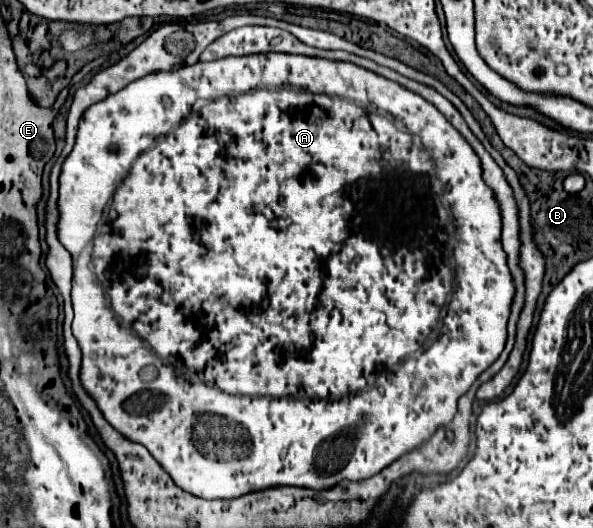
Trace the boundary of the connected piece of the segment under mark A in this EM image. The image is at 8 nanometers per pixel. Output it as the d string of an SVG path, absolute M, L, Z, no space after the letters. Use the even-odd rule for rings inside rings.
M266 52L266 54L252 54L252 56L228 56L228 58L220 58L220 60L212 60L212 62L196 62L196 64L192 64L192 66L182 66L182 68L178 68L178 70L170 70L170 72L150 72L150 74L148 74L148 76L144 76L144 78L142 78L142 80L136 80L136 82L134 82L134 84L128 84L128 86L126 86L126 88L122 88L122 90L120 90L120 92L116 92L116 94L112 94L112 96L108 96L108 98L104 98L104 100L100 100L100 102L96 102L96 104L92 104L92 106L90 106L90 108L88 108L88 110L86 110L86 112L84 112L84 116L82 116L82 120L80 120L80 126L78 126L78 136L76 136L76 144L74 144L74 148L72 148L72 152L70 152L70 154L68 154L68 158L66 158L66 160L64 160L64 164L62 164L62 172L60 172L60 198L58 198L58 224L56 224L56 226L58 226L58 240L60 240L60 242L62 242L62 246L64 246L64 248L66 248L66 250L68 250L68 252L70 252L70 254L71 254L71 255L72 255L72 258L73 258L73 271L74 271L74 263L75 263L75 260L76 260L76 259L77 259L77 258L78 258L78 257L79 257L79 255L80 255L80 254L81 254L81 253L82 253L82 252L83 252L83 250L82 250L82 248L84 248L84 246L86 246L86 242L88 242L88 240L92 240L92 244L94 244L94 250L92 250L92 260L90 260L90 270L92 270L92 274L94 274L94 276L96 276L96 281L95 281L95 280L94 280L94 279L93 279L93 280L91 280L91 277L89 277L89 275L87 275L87 274L81 274L81 282L78 282L78 281L76 281L76 279L75 279L75 277L73 277L73 278L72 278L72 290L71 290L71 299L72 299L72 307L73 307L73 311L74 311L74 320L72 320L72 334L74 334L74 338L76 338L76 342L78 342L78 346L80 346L80 350L82 350L82 366L80 366L80 384L82 384L82 388L84 388L84 390L86 390L86 394L88 394L88 396L90 396L90 398L92 398L92 400L94 400L94 402L96 402L96 406L98 406L98 408L100 408L100 412L102 412L102 414L104 414L104 418L106 418L106 420L108 420L108 422L110 422L110 424L112 424L112 426L114 426L114 428L116 428L116 430L118 430L118 432L120 432L120 434L122 434L122 436L126 436L126 438L128 438L128 440L130 440L130 442L136 442L136 444L142 444L142 446L144 446L144 448L146 448L146 450L148 450L148 452L150 452L150 454L152 454L152 458L154 458L154 460L156 460L156 462L158 462L158 464L160 464L160 466L162 466L162 468L164 468L164 470L166 470L166 472L168 472L168 474L170 474L170 476L172 476L172 480L174 480L174 484L176 484L176 486L178 486L178 488L182 488L182 490L184 490L184 492L188 492L188 494L194 494L194 496L198 496L198 498L210 498L210 500L212 500L212 498L218 498L218 500L232 500L232 498L240 498L240 496L244 496L244 494L250 494L250 492L262 492L262 490L268 490L268 488L274 488L274 486L298 486L298 488L310 488L310 490L330 490L330 488L334 488L334 486L336 486L336 484L340 484L340 482L342 482L342 480L366 480L366 478L372 478L372 476L376 476L376 474L378 474L378 472L382 472L382 470L384 470L384 468L386 468L386 466L388 466L388 464L392 464L392 462L394 462L394 460L398 460L398 458L400 458L400 456L404 456L404 454L408 454L408 452L412 452L412 450L416 450L416 448L420 448L420 446L424 446L424 444L426 444L426 442L428 442L428 440L430 440L430 438L432 438L432 436L434 436L434 432L436 432L436 430L438 430L438 428L444 428L444 426L448 426L448 424L450 424L450 422L452 422L452 418L454 418L454 414L456 414L456 402L458 402L458 398L460 398L460 396L464 396L464 392L468 392L468 388L470 388L470 386L472 386L472 384L474 384L474 380L476 380L476 378L478 378L478 376L480 376L480 374L482 374L482 372L484 372L484 370L486 370L486 368L488 368L488 364L492 364L492 362L496 362L496 358L498 358L498 356L500 356L500 352L502 352L502 350L504 350L504 344L506 344L506 324L508 324L508 316L510 316L510 306L512 306L512 300L514 300L514 294L516 294L516 288L514 288L514 282L512 282L512 274L510 274L510 268L508 268L508 264L506 264L506 252L504 252L504 248L502 248L502 244L500 244L500 236L502 236L502 214L500 214L500 204L498 204L498 200L496 200L496 194L494 194L494 190L492 190L492 188L490 188L490 186L488 186L488 184L486 184L486 182L484 182L484 178L482 178L482 164L480 164L480 158L478 158L478 156L476 156L476 152L474 152L474 150L472 150L472 146L470 146L470 144L468 144L468 142L466 142L466 140L464 140L464 136L460 136L460 132L456 132L456 128L454 128L454 126L452 126L452 124L450 124L450 122L448 122L448 120L446 120L446 116L444 116L444 114L440 114L440 112L438 112L438 110L436 110L436 108L434 108L434 106L432 106L432 104L430 104L430 102L428 102L428 100L424 100L424 98L422 98L422 96L420 96L420 94L416 94L416 92L408 92L408 88L404 88L404 86L400 86L400 84L398 84L398 82L392 82L392 80L388 80L388 78L384 78L384 76L380 76L380 74L376 74L376 72L370 72L370 70L366 70L366 68L362 68L362 66L356 66L356 64L352 64L352 62L340 62L340 60L326 60L326 58L314 58L314 56L292 56L292 54L284 54L284 52ZM220 92L242 92L242 94L232 94L232 96L220 96ZM198 98L208 98L208 100L204 100L204 106L202 106L202 108L198 108L198 110L196 110L196 114L194 114L194 118L186 118L186 116L184 116L184 112L188 112L188 108L190 108L190 112L192 112L192 104L194 104L194 102L196 102L196 100L198 100ZM106 202L108 202L108 208L110 208L110 210L108 210L108 214L106 214L106 218L104 218L104 224L100 224L100 232L98 232L98 234L96 234L96 224L98 224L98 222L100 222L100 218L102 218L102 210L104 210L104 206L106 206ZM438 214L452 214L452 216L454 216L454 218L456 218L456 234L458 234L458 240L460 240L460 242L458 242L458 248L456 248L456 250L454 250L454 252L450 252L450 246L448 246L448 244L440 244L440 242L438 242L438 240L436 240L436 236L434 236L434 218L440 218L440 216L438 216ZM456 296L464 296L464 308L460 308L460 304L456 304ZM120 324L124 324L124 328L128 328L128 330L132 330L132 332L134 332L134 334L138 334L138 336L140 336L140 338L142 338L142 340L144 340L144 342L146 342L146 344L148 344L148 346L150 346L150 348L152 348L152 350L154 350L154 352L156 352L156 354L158 354L158 356L152 356L152 352L148 352L148 348L144 348L144 344L140 344L140 340L136 340L136 336L132 336L132 332L128 332L128 330L124 330L124 328L122 328L122 326L120 326ZM436 332L438 332L438 336L436 336L436 338L434 338L434 342L432 342L432 344L430 344L430 346L428 346L428 348L426 348L426 350L422 350L422 356L408 356L408 354L416 354L416 352L418 352L418 350L420 350L420 348L424 348L424 344L426 344L426 342L428 342L428 340L430 340L430 338L432 338L432 336L434 336L434 334L436 334ZM146 366L154 366L154 368L156 368L156 370L158 370L158 376L156 376L156 378L152 378L152 380L146 380L146 378L142 378L142 368L146 368ZM206 386L216 386L216 388L218 388L218 390L220 390L220 392L226 392L226 394L230 394L230 396L248 396L248 398L270 398L270 402L272 402L272 400L274 400L274 402L272 402L272 406L270 406L270 404L268 404L268 408L242 408L242 410L240 410L240 408L210 408L210 404L202 404L202 406L200 406L200 404L198 404L198 406L192 406L192 400L194 400L194 396L192 396L192 392L204 392L204 390L208 390L208 388L206 388Z

